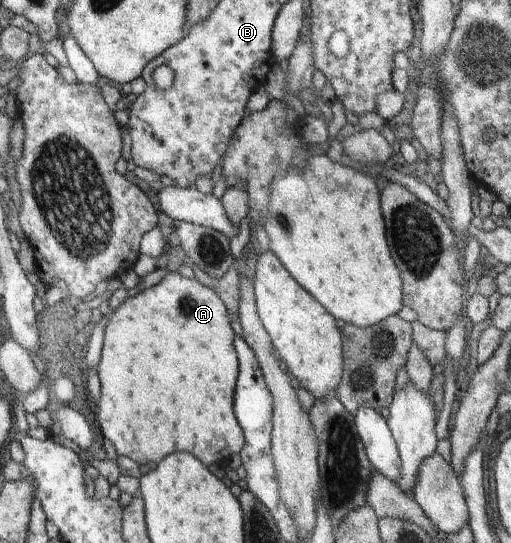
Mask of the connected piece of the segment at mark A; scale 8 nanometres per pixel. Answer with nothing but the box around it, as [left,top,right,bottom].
[93,272,245,467]

